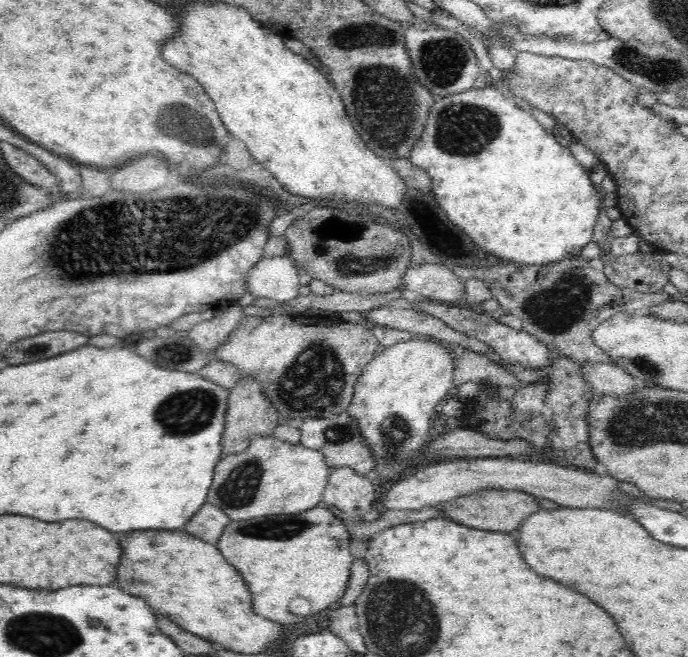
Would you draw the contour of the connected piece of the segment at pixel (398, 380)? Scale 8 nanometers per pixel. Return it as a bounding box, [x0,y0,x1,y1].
[348,337,455,478]

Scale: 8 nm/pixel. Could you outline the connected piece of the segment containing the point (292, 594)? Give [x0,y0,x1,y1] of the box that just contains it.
[216,504,357,628]

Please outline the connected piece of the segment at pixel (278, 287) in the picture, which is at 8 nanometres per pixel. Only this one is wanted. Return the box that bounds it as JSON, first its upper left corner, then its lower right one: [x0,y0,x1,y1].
[246,254,300,302]

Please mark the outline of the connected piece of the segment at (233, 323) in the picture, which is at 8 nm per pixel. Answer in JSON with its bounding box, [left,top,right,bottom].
[189,301,244,351]

